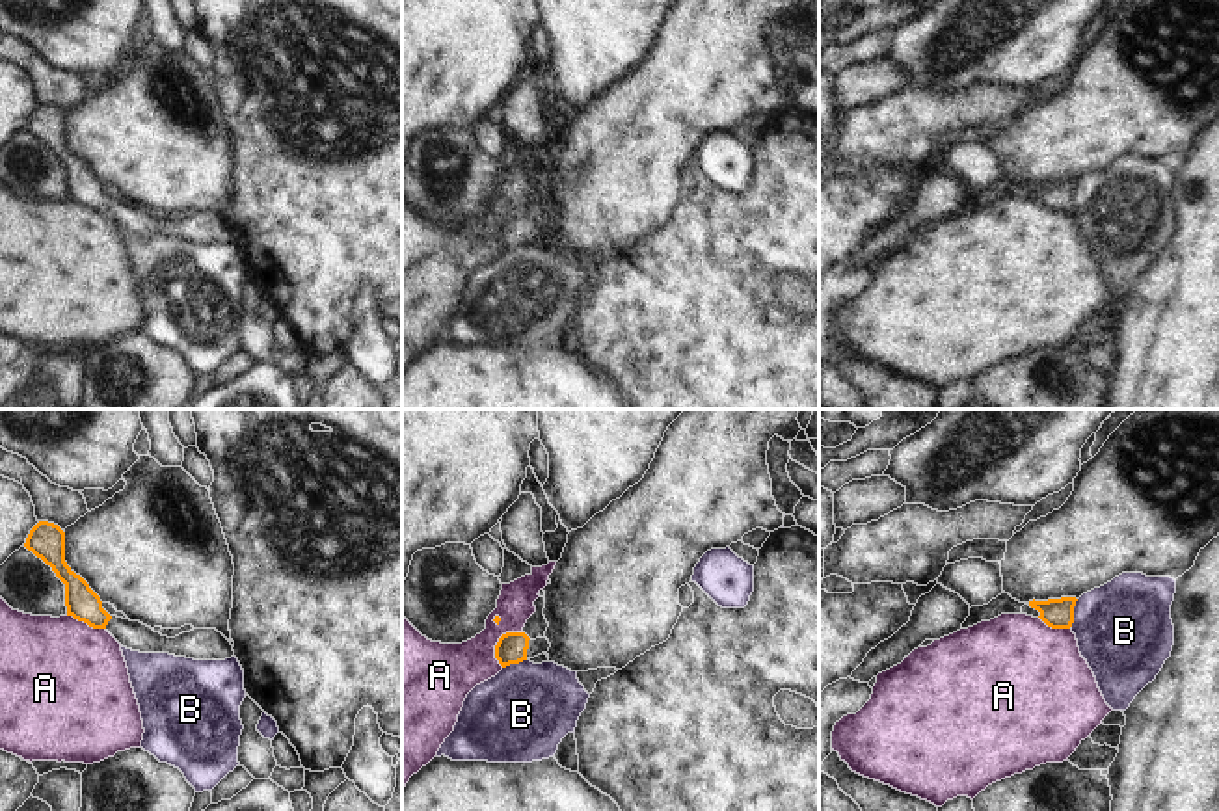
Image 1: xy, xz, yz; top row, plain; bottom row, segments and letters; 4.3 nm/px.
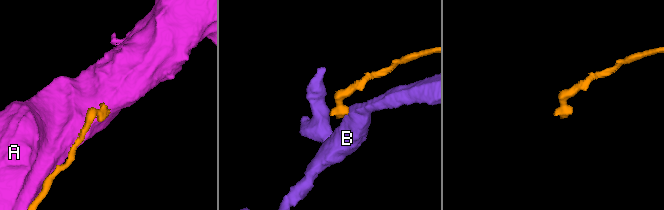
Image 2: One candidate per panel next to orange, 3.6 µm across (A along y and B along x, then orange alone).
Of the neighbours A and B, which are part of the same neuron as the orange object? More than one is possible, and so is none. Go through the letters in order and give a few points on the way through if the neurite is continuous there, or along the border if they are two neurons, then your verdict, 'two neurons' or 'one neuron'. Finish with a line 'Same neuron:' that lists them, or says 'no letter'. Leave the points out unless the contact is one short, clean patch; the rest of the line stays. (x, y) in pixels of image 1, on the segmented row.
A: border xz (522, 631), (507, 631), (499, 638), (495, 659), (501, 666); two neurons
B: border yz (1078, 599), (1069, 627); two neurons
Same neuron: no letter

